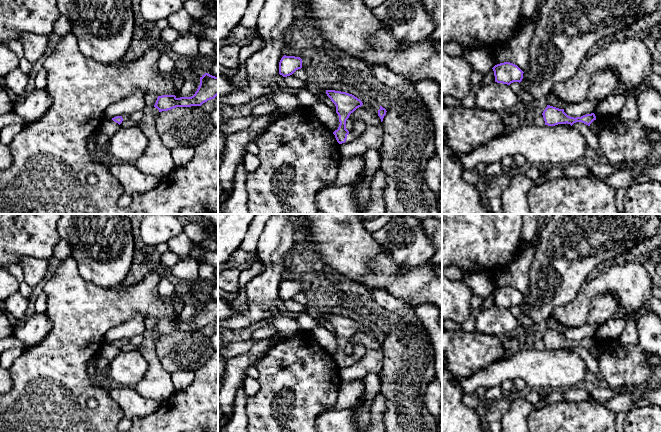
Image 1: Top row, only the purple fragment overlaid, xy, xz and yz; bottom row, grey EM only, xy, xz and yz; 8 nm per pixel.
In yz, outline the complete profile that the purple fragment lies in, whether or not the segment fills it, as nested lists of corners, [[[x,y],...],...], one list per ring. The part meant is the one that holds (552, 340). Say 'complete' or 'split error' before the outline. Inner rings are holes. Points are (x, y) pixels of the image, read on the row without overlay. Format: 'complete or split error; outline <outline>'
complete; outline [[[547,329],[542,337],[545,349],[555,350],[558,348],[570,348],[571,350],[576,346],[582,346],[588,350],[596,344],[594,337],[586,338],[581,341],[570,341],[565,336],[564,333],[559,333],[550,329]]]

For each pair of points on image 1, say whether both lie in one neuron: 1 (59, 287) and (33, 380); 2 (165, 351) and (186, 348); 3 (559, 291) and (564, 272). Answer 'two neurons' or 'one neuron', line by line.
1: one neuron
2: one neuron
3: one neuron

